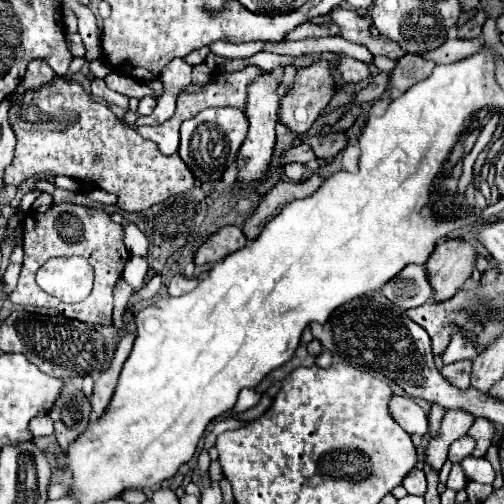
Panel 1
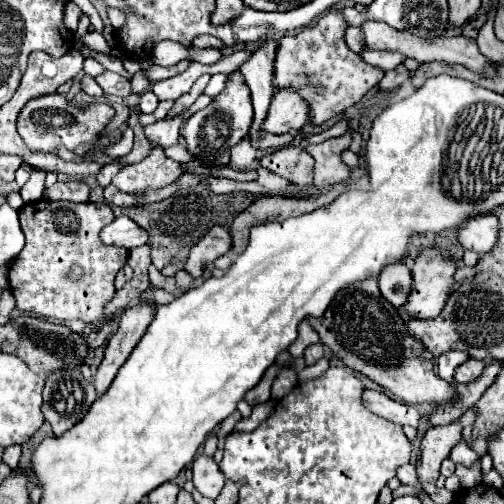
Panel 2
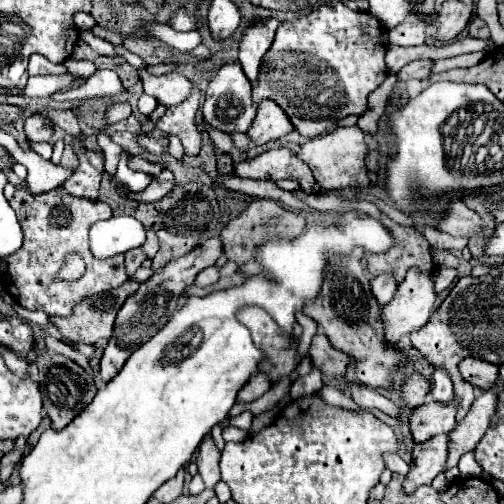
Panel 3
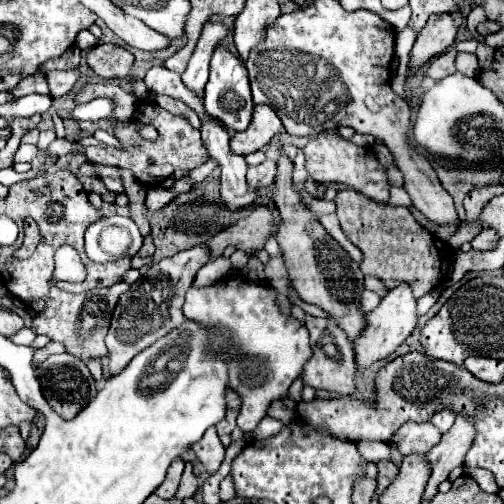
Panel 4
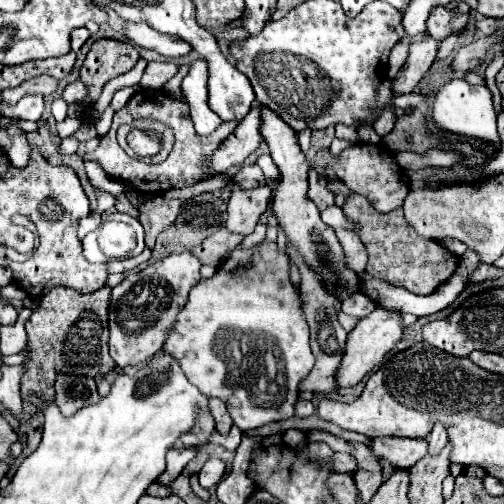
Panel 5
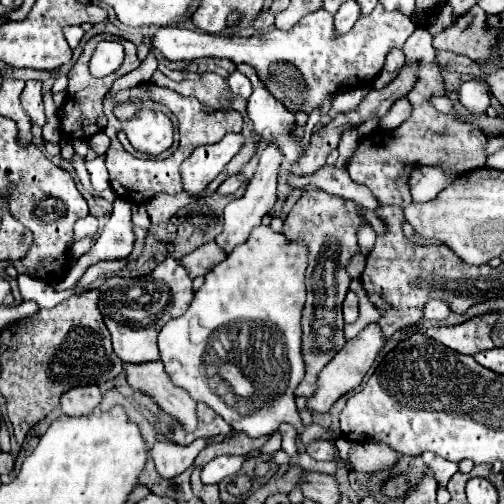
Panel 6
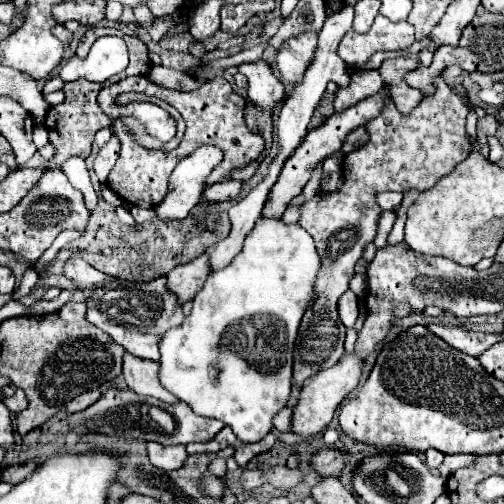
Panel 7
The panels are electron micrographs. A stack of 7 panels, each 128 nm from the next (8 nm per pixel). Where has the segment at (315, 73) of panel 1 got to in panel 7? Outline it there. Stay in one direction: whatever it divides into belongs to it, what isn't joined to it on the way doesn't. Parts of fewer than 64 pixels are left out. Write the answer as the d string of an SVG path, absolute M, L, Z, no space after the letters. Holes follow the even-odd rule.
M200 146L192 156L184 158L168 180L168 194L154 208L160 220L182 220L200 202L206 176L222 162L222 150Z

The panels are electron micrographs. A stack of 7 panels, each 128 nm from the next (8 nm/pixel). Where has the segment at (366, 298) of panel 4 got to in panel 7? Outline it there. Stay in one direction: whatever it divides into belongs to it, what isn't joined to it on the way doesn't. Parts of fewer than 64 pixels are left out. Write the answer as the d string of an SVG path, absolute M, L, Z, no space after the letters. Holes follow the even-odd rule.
M346 290L338 300L338 316L346 328L352 328L358 318L358 298L352 290Z

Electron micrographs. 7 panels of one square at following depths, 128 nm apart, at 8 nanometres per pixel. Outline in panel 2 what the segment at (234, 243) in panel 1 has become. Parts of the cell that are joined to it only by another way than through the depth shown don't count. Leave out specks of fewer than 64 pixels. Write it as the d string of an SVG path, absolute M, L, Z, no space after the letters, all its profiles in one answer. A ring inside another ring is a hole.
M214 226L196 246L192 246L184 270L190 276L200 278L204 268L208 264L212 264L216 258L224 256L230 248L232 248L232 238L230 238L228 230L224 230L222 226Z

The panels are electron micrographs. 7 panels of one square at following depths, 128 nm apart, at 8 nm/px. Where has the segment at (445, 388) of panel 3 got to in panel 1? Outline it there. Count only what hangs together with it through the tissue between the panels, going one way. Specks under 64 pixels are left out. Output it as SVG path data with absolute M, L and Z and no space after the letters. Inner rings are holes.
M456 334L456 336L452 336L450 346L442 354L442 362L444 364L454 364L454 362L460 362L460 360L472 360L474 356L476 356L476 348L474 348L472 340Z

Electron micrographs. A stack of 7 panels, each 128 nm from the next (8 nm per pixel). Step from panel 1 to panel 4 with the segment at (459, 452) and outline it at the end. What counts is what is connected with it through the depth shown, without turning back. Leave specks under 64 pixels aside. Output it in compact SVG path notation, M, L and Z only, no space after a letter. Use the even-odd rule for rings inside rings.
M464 466L464 472L466 472L468 476L472 476L484 492L488 492L488 494L498 494L500 488L498 488L498 484L494 482L494 476L492 476L490 472L484 472L484 470L478 470L478 468L466 468L466 466Z

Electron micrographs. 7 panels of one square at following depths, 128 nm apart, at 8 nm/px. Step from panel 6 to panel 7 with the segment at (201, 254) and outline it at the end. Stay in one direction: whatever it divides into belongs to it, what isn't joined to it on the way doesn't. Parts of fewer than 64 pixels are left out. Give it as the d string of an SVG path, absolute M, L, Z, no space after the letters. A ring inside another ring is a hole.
M202 254L202 256L198 256L196 260L192 260L188 264L176 266L168 274L168 278L166 278L168 292L172 292L178 298L178 304L182 306L184 302L192 300L200 292L200 288L204 286L208 274L210 274L208 256Z

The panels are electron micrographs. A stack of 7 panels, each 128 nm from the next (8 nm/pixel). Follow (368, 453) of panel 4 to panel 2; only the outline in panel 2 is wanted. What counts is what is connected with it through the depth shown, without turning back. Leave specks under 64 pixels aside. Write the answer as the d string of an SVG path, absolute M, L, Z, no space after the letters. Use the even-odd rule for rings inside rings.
M402 464L402 466L398 468L396 476L398 476L398 480L400 480L402 484L412 484L412 486L416 486L416 488L422 490L420 482L416 480L416 468L414 468L414 464Z

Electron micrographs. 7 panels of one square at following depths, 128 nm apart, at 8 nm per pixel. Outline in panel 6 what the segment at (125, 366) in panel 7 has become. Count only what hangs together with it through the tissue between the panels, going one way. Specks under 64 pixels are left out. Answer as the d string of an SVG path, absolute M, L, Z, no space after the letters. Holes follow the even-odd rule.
M160 360L146 364L126 364L126 380L134 392L142 392L156 400L162 410L178 418L190 430L196 428L196 402L188 396L188 392L176 388L170 382Z

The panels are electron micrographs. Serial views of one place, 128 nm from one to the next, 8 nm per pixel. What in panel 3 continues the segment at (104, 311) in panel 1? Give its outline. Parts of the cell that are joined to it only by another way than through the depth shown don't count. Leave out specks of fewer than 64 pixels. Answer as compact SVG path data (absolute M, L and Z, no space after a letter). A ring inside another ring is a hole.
M18 186L18 192L10 200L10 206L14 206L14 212L18 214L20 226L24 230L24 244L20 250L6 256L6 274L10 278L10 286L6 286L6 290L18 300L20 306L28 310L42 310L48 316L68 316L68 312L72 312L72 306L82 298L114 290L128 280L128 274L124 270L124 256L96 260L88 248L88 228L94 222L112 216L112 210L106 202L76 198L64 192L64 188L54 188L42 194L28 194L24 186ZM70 250L78 252L84 258L86 274L76 282L54 282L54 274L62 268L64 254Z

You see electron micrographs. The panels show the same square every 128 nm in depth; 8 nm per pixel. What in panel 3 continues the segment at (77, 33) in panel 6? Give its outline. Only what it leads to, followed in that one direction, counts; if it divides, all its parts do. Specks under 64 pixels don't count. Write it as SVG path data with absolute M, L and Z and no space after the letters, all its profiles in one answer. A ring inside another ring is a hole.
M82 32L82 34L80 34L80 40L84 40L92 50L96 50L96 52L100 52L100 54L116 54L116 50L112 48L110 42L94 36L92 32Z

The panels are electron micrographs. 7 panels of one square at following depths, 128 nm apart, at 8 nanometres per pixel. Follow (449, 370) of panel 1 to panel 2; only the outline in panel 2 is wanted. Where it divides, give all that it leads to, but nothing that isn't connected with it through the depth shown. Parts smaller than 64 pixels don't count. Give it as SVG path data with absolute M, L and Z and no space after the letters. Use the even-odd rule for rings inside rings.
M468 358L462 366L456 368L454 380L456 380L456 382L470 382L470 380L476 380L476 378L480 378L484 366L486 366L486 362L482 362L482 360L474 360L474 358Z

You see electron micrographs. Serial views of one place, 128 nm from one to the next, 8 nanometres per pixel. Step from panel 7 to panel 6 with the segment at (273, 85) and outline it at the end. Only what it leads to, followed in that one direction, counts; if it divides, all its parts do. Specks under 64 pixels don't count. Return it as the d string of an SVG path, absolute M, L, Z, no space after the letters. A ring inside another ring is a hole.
M238 64L236 70L242 72L244 76L248 76L248 80L252 82L252 88L254 88L252 96L248 98L248 118L254 122L254 132L258 136L262 136L262 132L268 130L270 136L280 142L284 158L288 162L296 162L296 158L302 152L302 146L298 142L294 142L290 136L294 114L264 88L264 84L260 82L260 78L252 66Z

